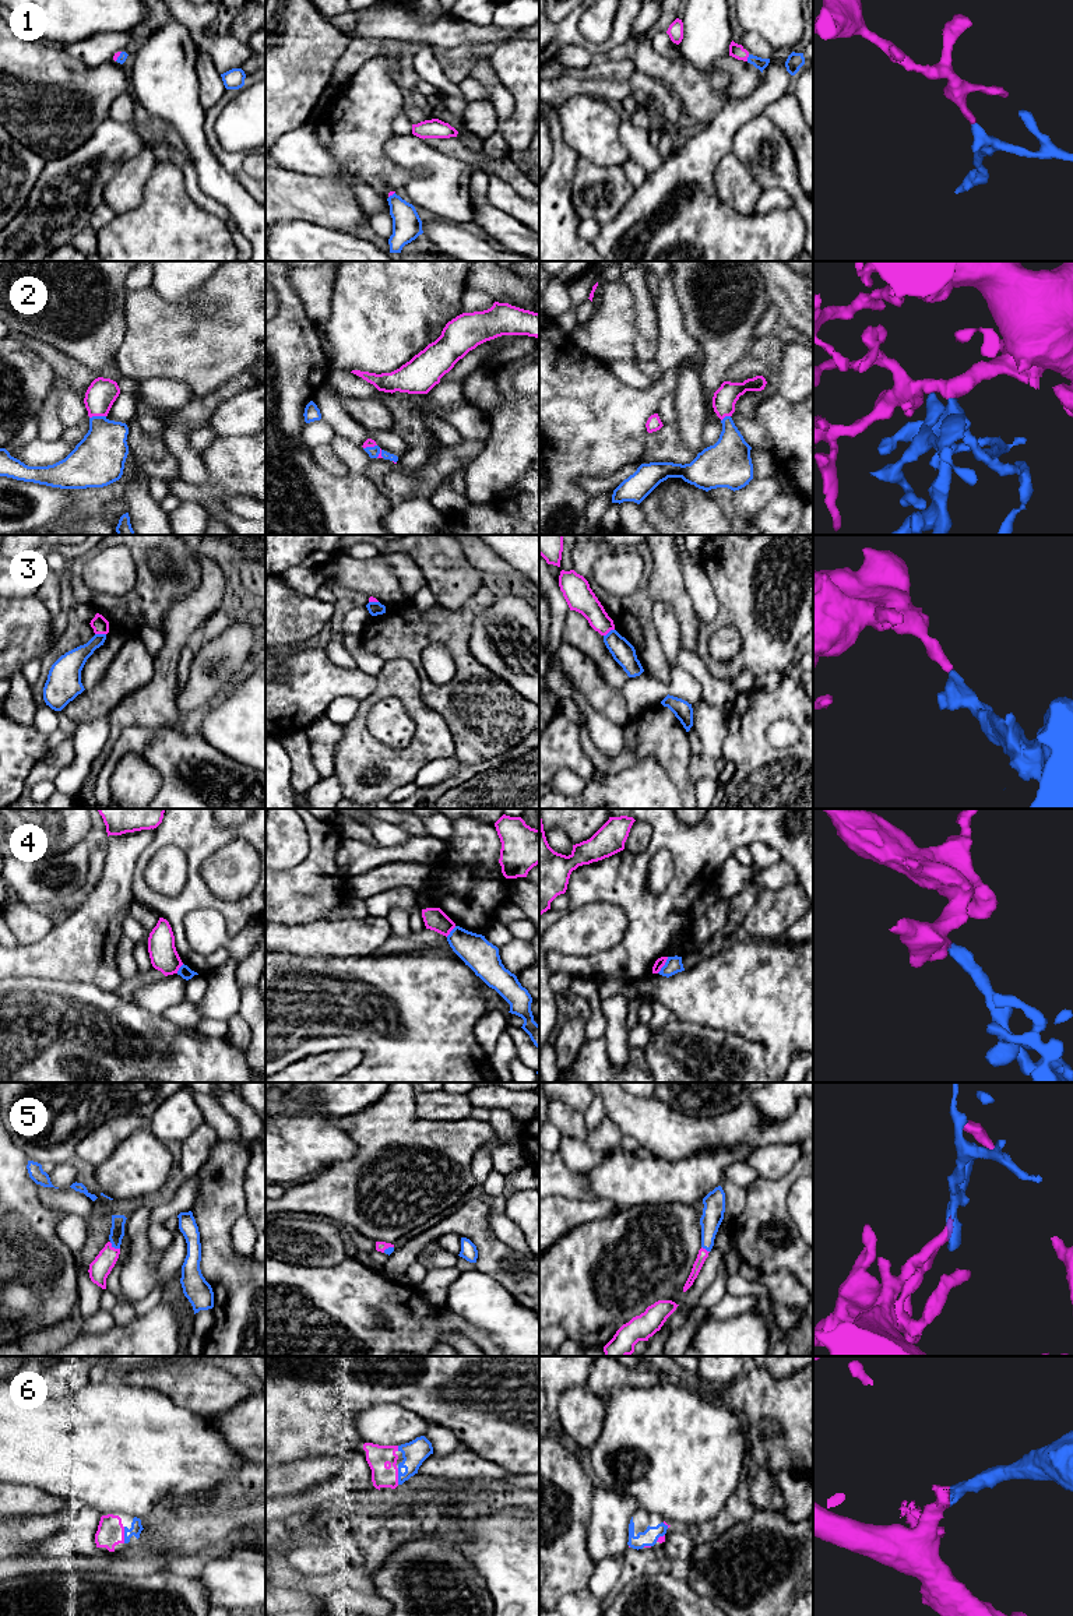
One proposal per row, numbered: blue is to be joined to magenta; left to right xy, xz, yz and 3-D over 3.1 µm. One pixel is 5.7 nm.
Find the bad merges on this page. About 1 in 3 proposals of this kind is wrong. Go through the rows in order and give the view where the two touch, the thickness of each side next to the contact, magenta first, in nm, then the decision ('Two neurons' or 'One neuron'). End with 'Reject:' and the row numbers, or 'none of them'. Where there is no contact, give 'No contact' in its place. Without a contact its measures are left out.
1: Touches magenta in yz. Thickness 80 nm (magenta) against 70 nm. One neuron
2: Touches magenta in xy. Thickness 170 nm (magenta) against 300 nm. One neuron
3: Touches magenta in xy. Thickness 100 nm (magenta) against 140 nm. Two neurons
4: Touches magenta in yz. Thickness 60 nm (magenta) against 100 nm. Two neurons
5: Touches magenta in xy. Thickness 120 nm (magenta) against 80 nm. One neuron
6: Touches magenta in xy. Thickness 160 nm (magenta) against 70 nm. One neuron
Reject: 3, 4

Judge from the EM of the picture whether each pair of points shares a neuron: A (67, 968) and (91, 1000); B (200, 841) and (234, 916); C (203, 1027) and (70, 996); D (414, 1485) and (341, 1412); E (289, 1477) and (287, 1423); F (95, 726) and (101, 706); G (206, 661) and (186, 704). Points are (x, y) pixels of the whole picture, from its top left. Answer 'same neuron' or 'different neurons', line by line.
A: different neurons
B: same neuron
C: different neurons
D: different neurons
E: different neurons
F: different neurons
G: same neuron

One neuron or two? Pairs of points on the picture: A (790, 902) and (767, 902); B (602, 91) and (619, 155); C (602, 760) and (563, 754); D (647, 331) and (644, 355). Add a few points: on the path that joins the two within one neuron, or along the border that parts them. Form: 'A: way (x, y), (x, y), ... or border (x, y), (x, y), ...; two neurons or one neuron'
A: way (784, 902), (773, 902); one neuron
B: border (573, 95), (588, 94), (605, 102); two neurons
C: border (580, 729), (580, 746), (600, 770); two neurons
D: way (646, 337), (646, 349); one neuron

